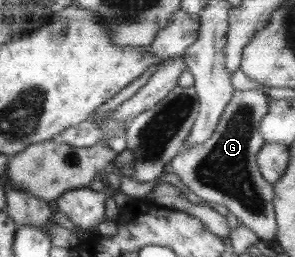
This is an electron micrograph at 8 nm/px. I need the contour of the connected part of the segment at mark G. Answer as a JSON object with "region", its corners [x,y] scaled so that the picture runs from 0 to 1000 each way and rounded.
{"region":[[[793,350],[715,537],[681,564],[624,572],[576,646],[641,739],[702,794],[793,833],[810,868],[864,903],[875,934],[925,938],[939,903],[925,720],[888,689],[868,634],[871,595],[895,564],[878,498],[905,428],[912,389],[892,350]]]}

